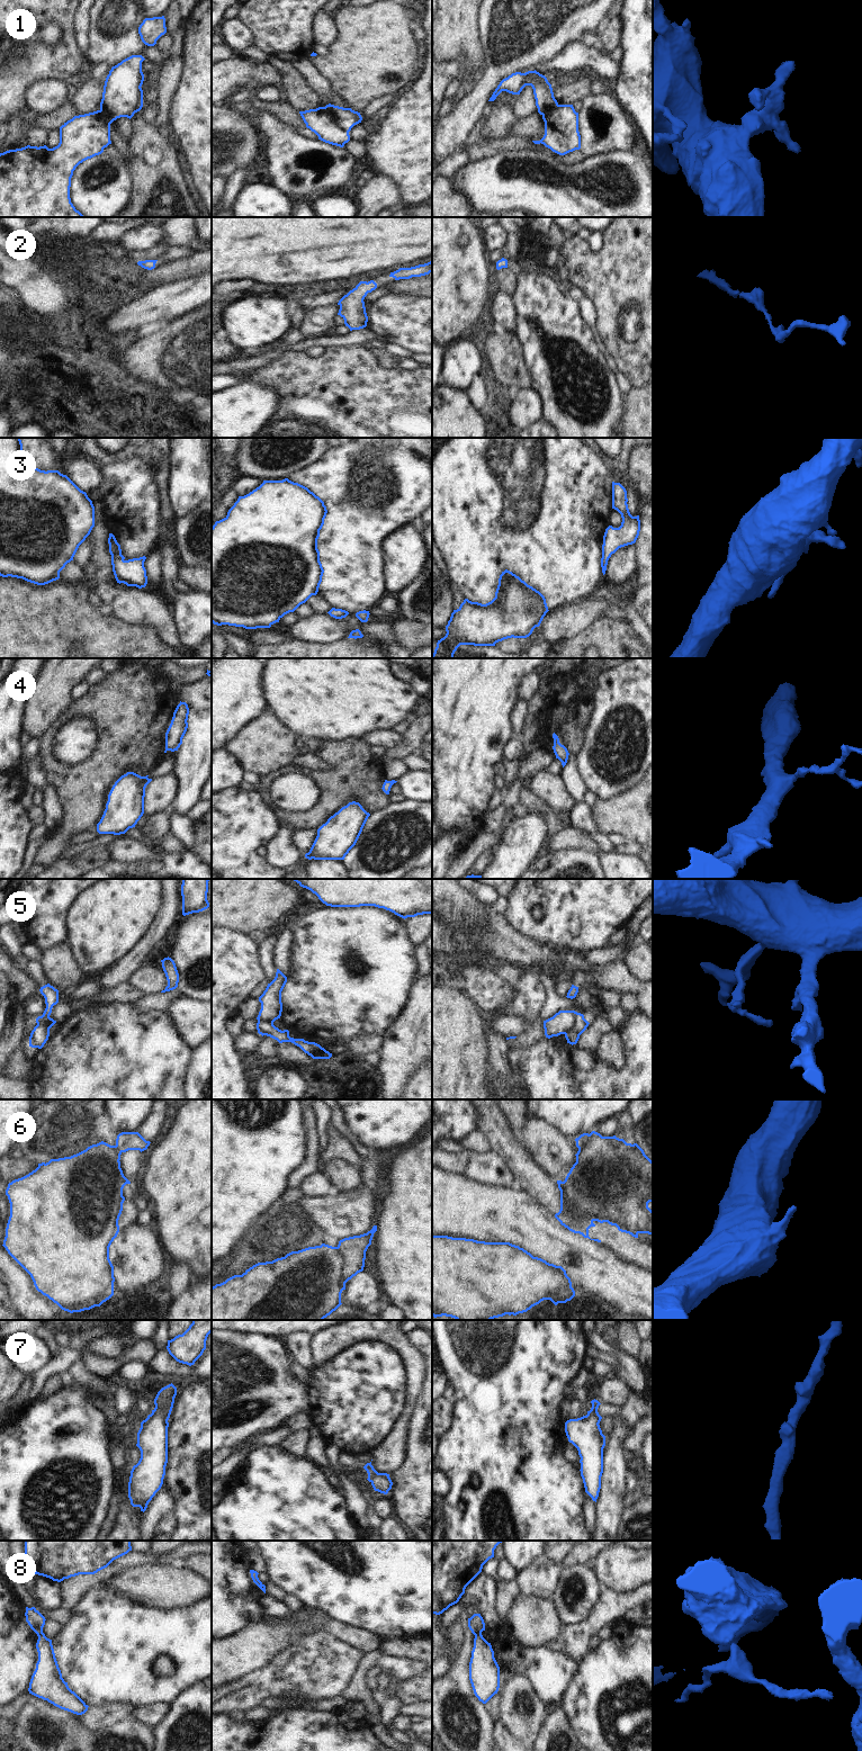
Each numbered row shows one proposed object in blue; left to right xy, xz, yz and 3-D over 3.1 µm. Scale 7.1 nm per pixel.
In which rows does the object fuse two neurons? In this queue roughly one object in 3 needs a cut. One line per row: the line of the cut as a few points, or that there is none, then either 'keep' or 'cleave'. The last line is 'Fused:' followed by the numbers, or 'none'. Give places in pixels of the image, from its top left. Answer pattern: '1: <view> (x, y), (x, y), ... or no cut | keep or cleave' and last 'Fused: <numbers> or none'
1: xz (324, 107), (332, 115), (333, 120), (348, 132) | cleave
2: no cut | keep
3: no cut | keep
4: no cut | keep
5: yz (571, 1011), (573, 1014), (573, 1026), (564, 1033) | cleave
6: xz (337, 1247), (344, 1257), (346, 1282) | cleave
7: no cut | keep
8: yz (481, 1632), (475, 1635) | cleave
Fused: 1, 5, 6, 8

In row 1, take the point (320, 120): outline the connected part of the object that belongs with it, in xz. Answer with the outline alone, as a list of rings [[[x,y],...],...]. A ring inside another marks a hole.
[[[325,107],[299,111],[299,114],[306,127],[314,132],[318,140],[340,147],[350,141],[349,132],[338,126],[333,115]]]

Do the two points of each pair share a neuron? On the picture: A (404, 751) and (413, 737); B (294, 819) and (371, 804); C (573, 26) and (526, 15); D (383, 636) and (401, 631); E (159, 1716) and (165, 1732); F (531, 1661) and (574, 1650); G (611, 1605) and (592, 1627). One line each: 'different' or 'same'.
A: same
B: same
C: same
D: different
E: different
F: different
G: same

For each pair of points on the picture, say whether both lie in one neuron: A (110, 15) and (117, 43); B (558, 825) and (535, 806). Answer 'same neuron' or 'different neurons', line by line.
A: same neuron
B: same neuron

